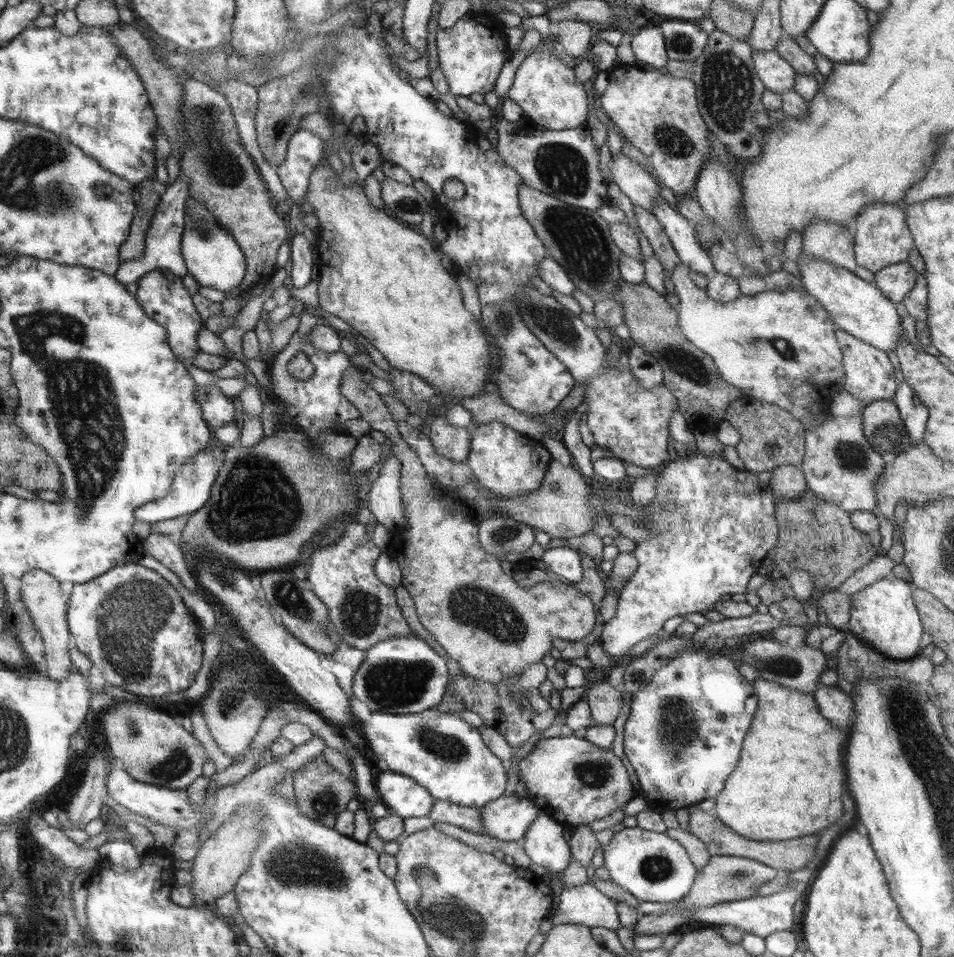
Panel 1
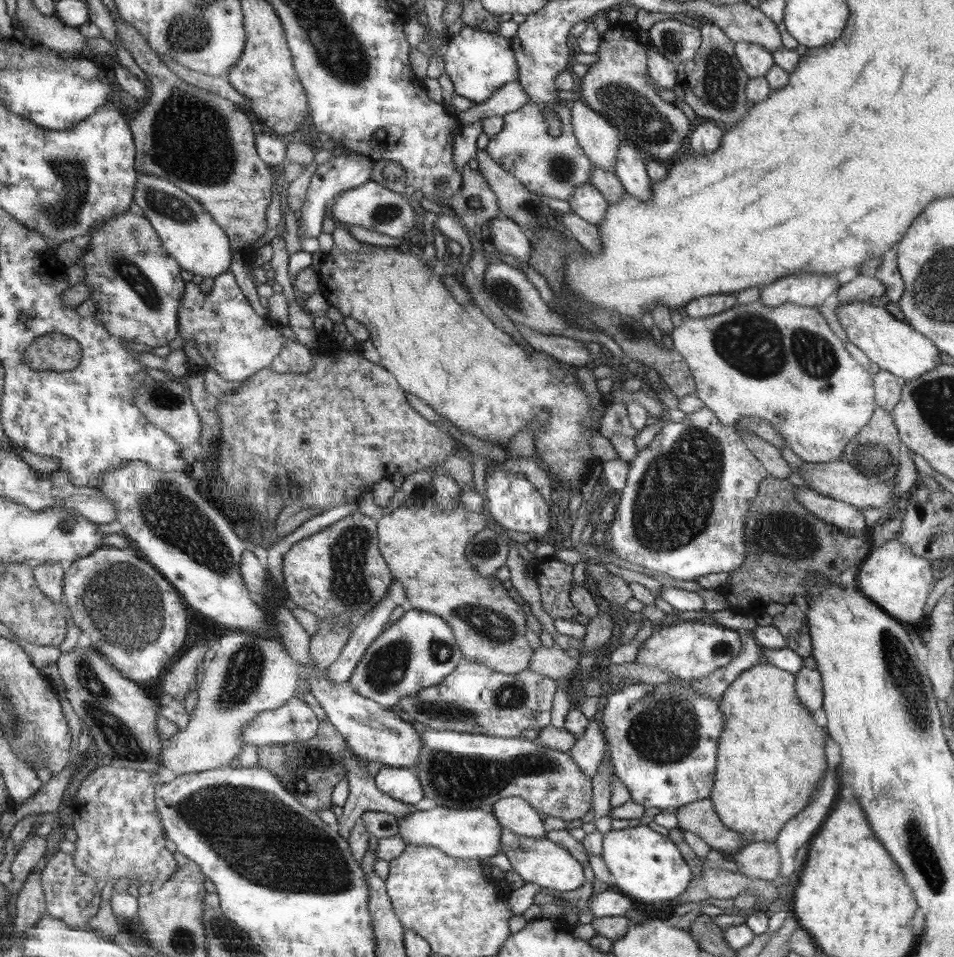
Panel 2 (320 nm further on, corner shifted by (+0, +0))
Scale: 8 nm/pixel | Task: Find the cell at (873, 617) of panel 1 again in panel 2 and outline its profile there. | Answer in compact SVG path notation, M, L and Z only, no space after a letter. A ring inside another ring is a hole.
M891 539L878 548L873 546L870 554L858 567L856 588L862 591L866 598L870 598L876 606L880 606L888 616L901 622L907 630L926 624L924 606L926 606L928 594L934 589L937 582L932 573L932 564L928 560L912 554L912 550L908 546L904 546L900 539Z

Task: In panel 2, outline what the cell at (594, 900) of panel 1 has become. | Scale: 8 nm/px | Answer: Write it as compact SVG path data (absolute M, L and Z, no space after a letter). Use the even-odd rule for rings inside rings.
M501 828L501 850L506 854L512 871L520 875L525 882L534 882L538 886L558 892L570 892L580 888L585 881L582 863L576 860L565 848L558 846L546 837L532 838L514 834L509 828Z

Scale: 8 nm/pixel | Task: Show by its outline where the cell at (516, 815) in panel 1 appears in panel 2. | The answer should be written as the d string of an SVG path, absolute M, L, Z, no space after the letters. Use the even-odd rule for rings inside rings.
M436 808L414 811L414 814L399 820L398 834L410 846L433 846L438 850L464 860L482 861L498 854L501 850L501 824L492 812L484 812L481 808Z

